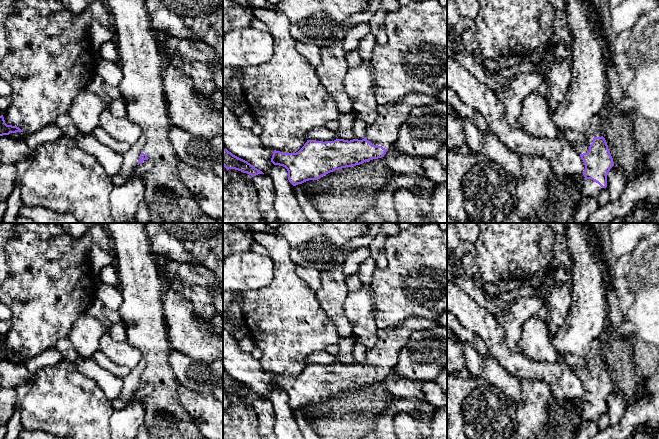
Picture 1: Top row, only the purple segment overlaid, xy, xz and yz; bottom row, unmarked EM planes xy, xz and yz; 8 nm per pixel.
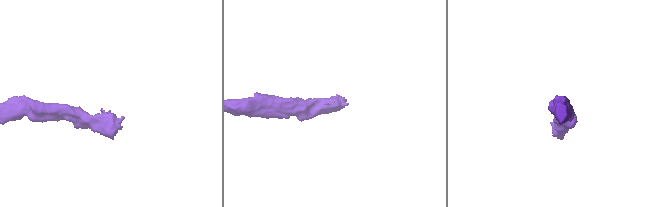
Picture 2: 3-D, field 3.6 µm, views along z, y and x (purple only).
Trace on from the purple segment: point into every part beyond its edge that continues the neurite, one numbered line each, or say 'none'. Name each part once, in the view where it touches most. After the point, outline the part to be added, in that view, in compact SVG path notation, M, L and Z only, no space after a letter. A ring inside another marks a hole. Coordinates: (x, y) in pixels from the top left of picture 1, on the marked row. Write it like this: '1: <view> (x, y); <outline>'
1: yz (580, 111); M564 0L566 14L573 42L570 47L571 82L564 99L558 103L552 119L556 127L561 131L558 136L563 139L563 130L581 134L584 137L583 144L571 146L578 154L587 153L594 137L601 137L600 117L603 113L604 101L607 96L607 69L603 58L602 49L590 23L590 11L585 6L585 0Z

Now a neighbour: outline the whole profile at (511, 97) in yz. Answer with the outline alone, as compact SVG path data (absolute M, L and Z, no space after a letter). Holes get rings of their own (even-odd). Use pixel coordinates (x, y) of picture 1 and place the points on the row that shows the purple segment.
M521 72L512 78L512 82L505 88L499 88L496 95L505 108L505 115L509 124L516 129L523 128L518 123L522 101L532 92L537 91L543 77L536 72Z

